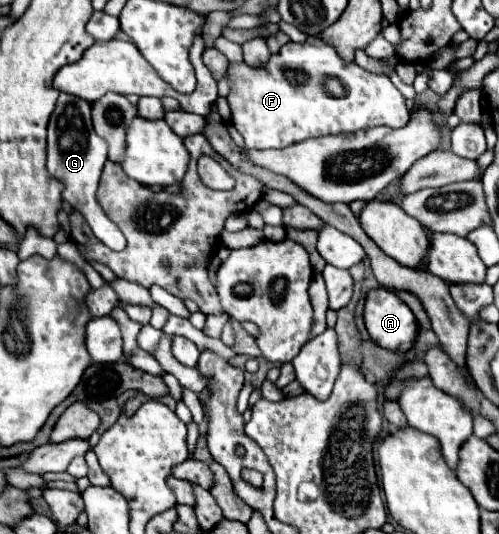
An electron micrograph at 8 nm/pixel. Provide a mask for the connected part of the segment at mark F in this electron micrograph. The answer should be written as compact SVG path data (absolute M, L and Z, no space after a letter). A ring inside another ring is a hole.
M308 37L304 43L286 43L276 55L270 55L268 63L254 69L242 63L230 63L228 67L228 83L230 93L226 97L236 131L244 137L248 149L284 149L292 143L304 141L308 137L320 137L320 135L336 135L336 133L352 133L366 127L386 125L392 129L404 127L410 121L410 111L406 107L406 99L398 93L398 89L392 85L388 75L370 73L362 69L356 63L346 63L340 59L336 49L332 45ZM328 77L338 77L344 87L346 95L336 99L324 91L324 83Z

